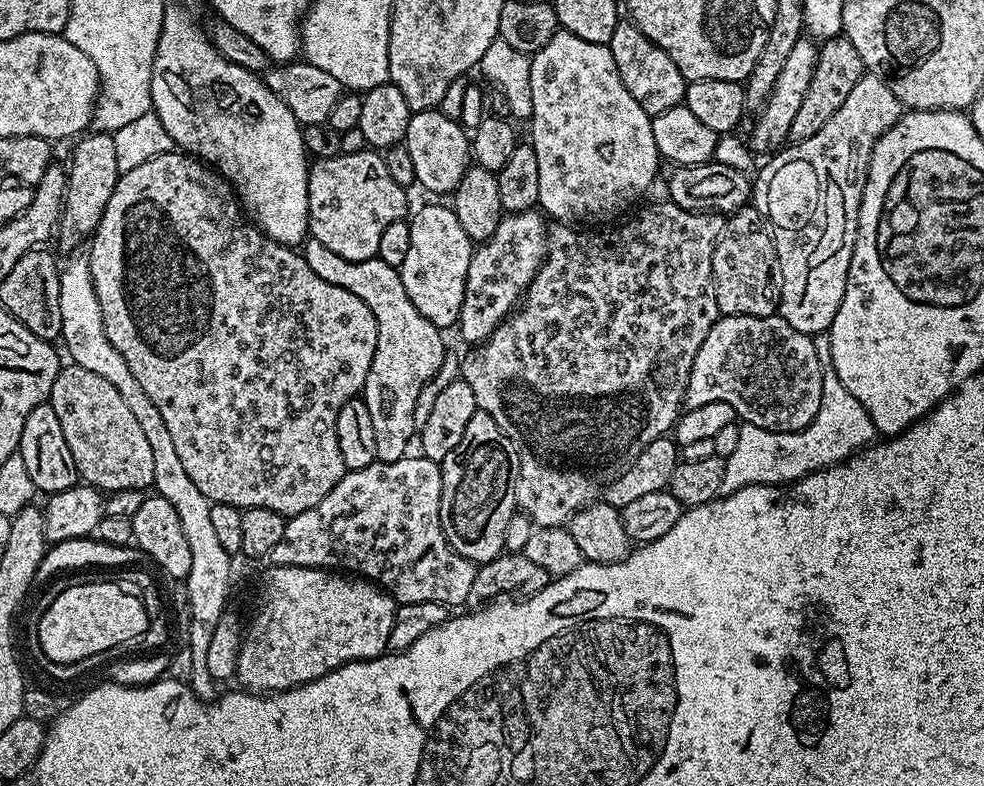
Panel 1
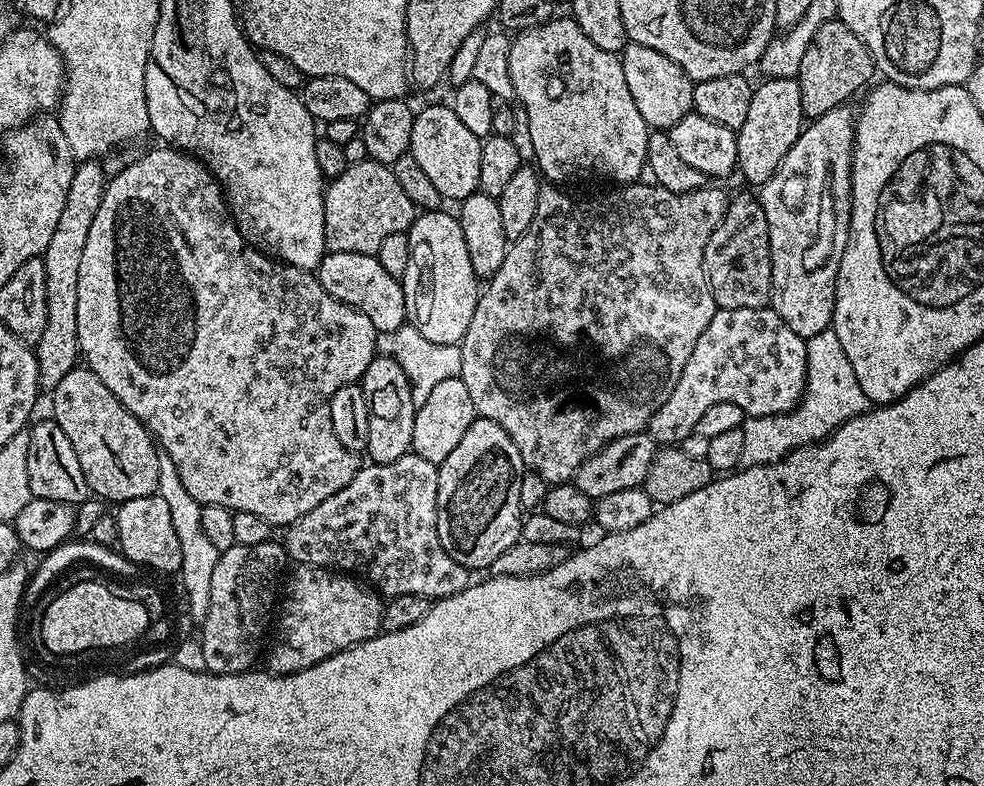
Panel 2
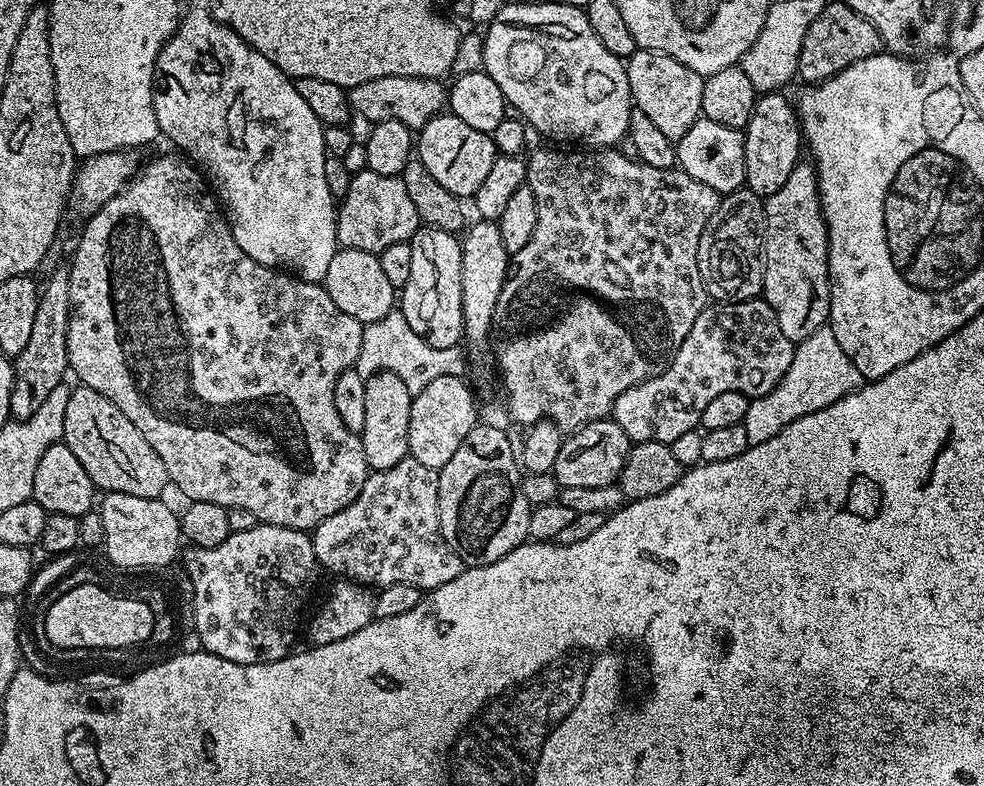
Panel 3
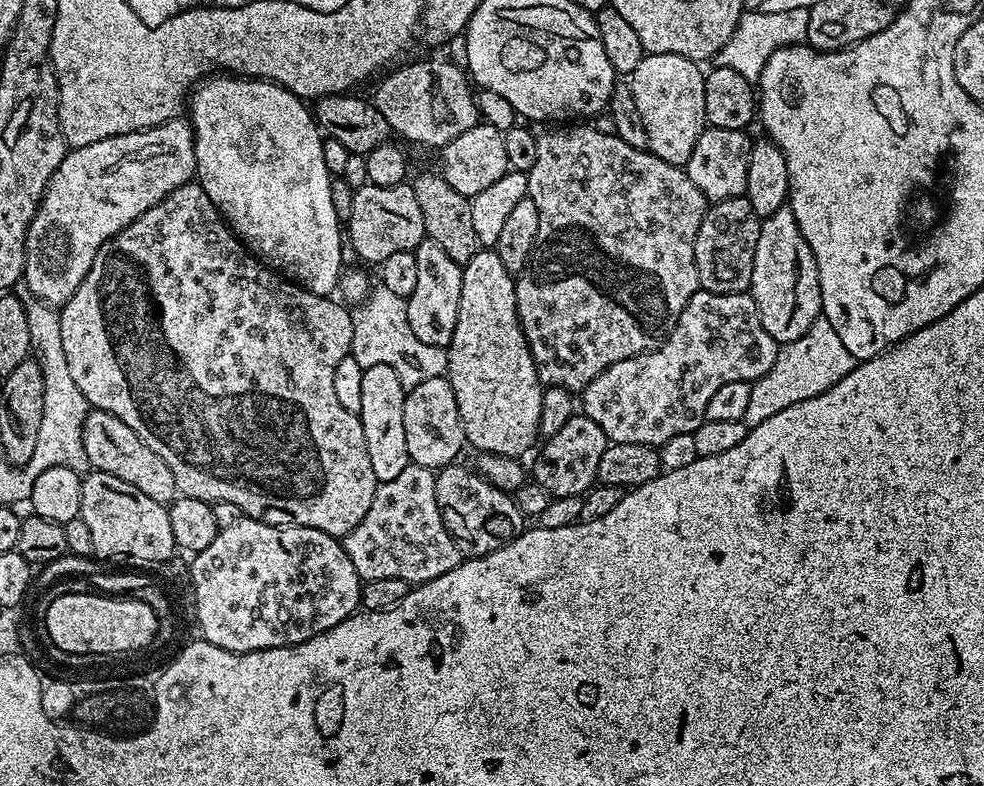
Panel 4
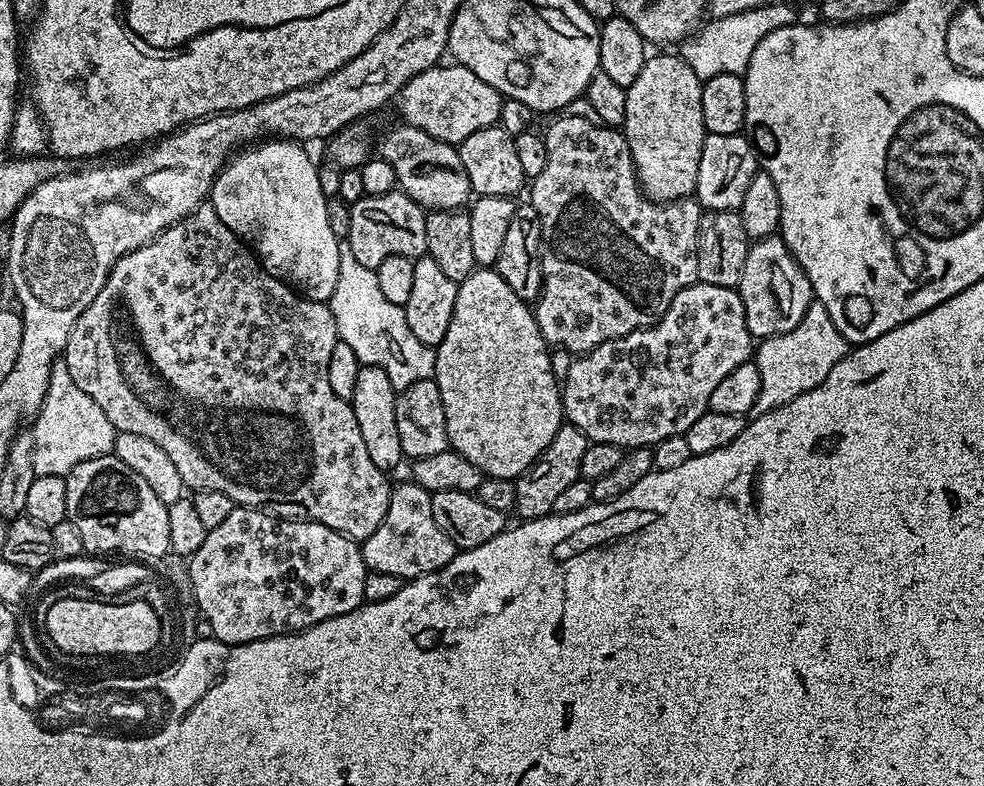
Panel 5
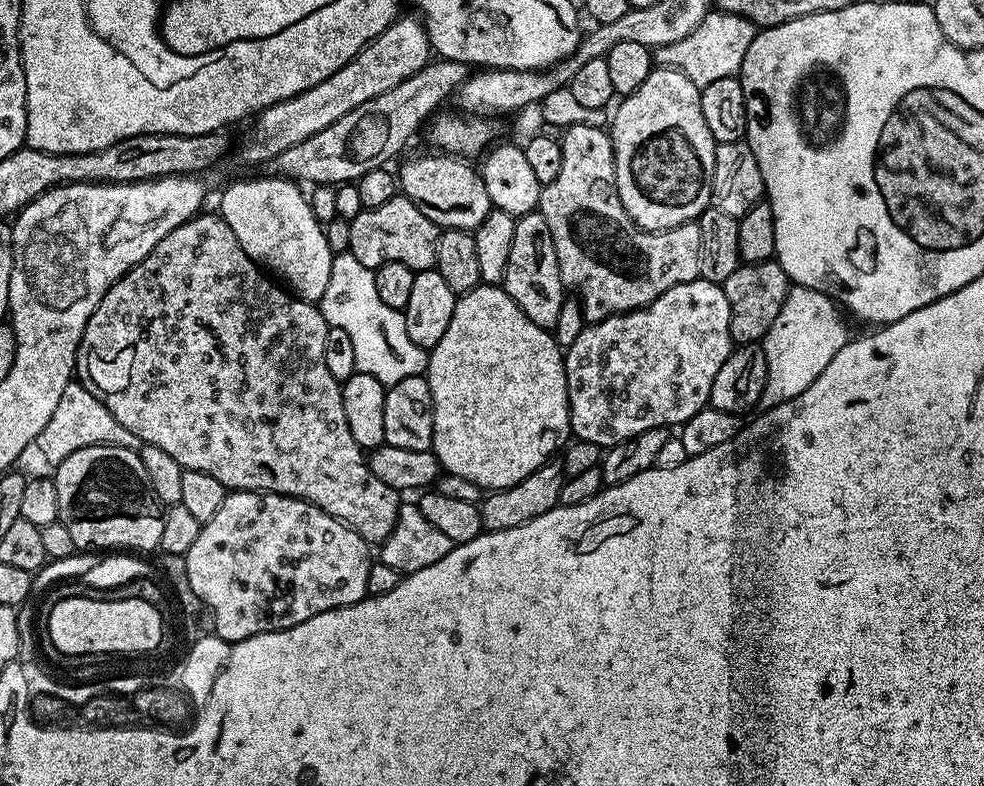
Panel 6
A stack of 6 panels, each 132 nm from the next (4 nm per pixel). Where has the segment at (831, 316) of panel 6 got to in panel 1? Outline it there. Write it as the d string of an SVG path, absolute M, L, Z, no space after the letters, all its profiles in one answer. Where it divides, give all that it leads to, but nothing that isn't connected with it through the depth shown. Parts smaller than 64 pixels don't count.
M831 370L825 371L822 382L822 406L810 426L806 426L800 432L771 432L765 428L759 428L753 424L741 423L738 430L738 443L734 454L727 456L724 462L724 477L722 478L722 493L737 492L746 486L755 484L779 484L781 486L792 483L793 480L801 480L803 476L809 476L811 472L819 472L821 468L831 468L834 464L842 464L848 457L855 456L857 452L869 447L877 439L878 433L870 414L842 386L838 374Z

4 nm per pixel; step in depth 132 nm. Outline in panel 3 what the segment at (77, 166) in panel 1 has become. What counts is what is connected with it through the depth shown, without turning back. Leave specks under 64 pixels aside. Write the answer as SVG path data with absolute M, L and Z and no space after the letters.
M56 268L42 284L38 292L40 301L38 310L34 310L34 326L30 338L26 341L26 350L14 358L12 369L12 389L10 390L11 419L28 420L50 398L50 390L65 383L69 375L68 347L68 315L70 314L70 286L68 285L68 268Z

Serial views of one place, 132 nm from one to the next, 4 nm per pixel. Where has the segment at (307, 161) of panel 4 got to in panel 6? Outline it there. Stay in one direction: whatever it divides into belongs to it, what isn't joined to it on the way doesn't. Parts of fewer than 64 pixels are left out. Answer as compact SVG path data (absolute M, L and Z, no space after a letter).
M259 175L253 180L234 181L220 196L218 214L224 219L226 226L234 230L234 238L238 238L242 250L246 250L246 254L253 262L271 273L277 281L287 285L299 299L318 302L322 294L326 294L334 255L326 242L323 227L320 221L314 218L314 210L310 210L308 196L300 193L302 188L299 183L285 180L283 176Z

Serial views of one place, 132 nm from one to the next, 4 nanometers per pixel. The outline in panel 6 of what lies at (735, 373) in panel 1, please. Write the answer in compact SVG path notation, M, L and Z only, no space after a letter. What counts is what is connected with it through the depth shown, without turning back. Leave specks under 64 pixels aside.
M706 279L691 280L678 286L670 286L666 294L654 298L645 308L635 308L632 312L623 312L617 316L611 316L597 324L588 324L578 334L574 344L564 352L564 373L566 374L566 386L568 387L568 417L572 423L570 432L575 439L594 442L601 446L611 446L634 438L642 434L642 430L654 430L655 428L668 428L685 424L694 414L709 407L708 399L710 390L714 386L714 378L718 378L718 370L722 370L722 362L731 354L734 341L730 334L730 302L726 298L723 287Z

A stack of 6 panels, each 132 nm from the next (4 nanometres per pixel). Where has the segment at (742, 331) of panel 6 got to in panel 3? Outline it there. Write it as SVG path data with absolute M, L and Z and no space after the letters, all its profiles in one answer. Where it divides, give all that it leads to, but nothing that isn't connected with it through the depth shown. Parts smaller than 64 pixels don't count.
M801 162L790 170L790 178L774 194L763 201L763 257L764 290L762 298L774 310L782 334L793 342L810 338L814 330L825 327L832 289L828 279L828 228L820 209L820 187L816 181L816 170L811 163Z

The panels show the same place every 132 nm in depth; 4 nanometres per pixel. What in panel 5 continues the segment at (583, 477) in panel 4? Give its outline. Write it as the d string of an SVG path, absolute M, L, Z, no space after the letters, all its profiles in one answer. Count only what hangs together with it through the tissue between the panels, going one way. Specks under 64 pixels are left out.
M565 422L560 425L558 434L554 434L554 442L550 442L546 451L514 481L516 486L514 512L515 515L520 515L521 521L553 515L554 501L566 491L566 486L570 486L570 482L580 479L582 457L586 454L589 443L588 436L582 434L582 430L578 430L573 424Z

